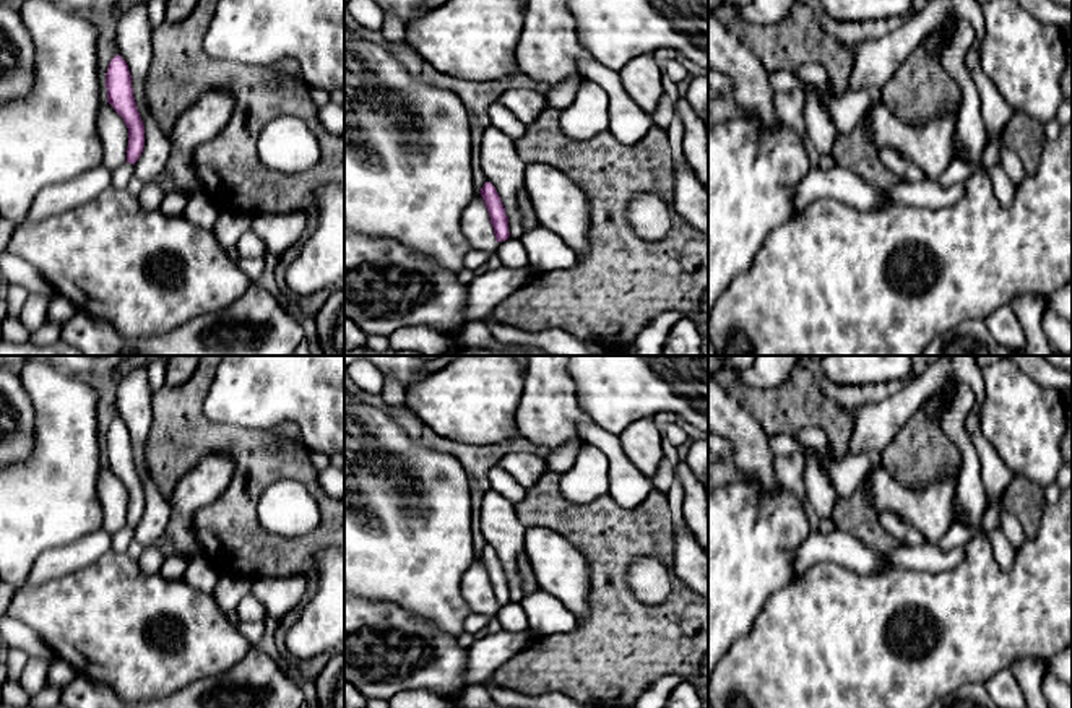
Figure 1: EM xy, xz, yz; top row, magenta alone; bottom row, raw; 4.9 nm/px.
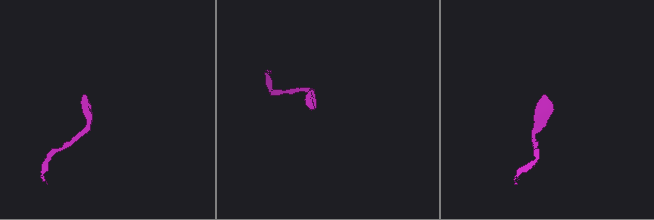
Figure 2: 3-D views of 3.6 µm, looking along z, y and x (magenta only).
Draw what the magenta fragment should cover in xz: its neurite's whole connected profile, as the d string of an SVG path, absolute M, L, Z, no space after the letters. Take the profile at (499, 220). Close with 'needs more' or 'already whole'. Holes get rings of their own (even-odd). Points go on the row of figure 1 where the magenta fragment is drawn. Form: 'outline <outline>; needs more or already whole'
outline M489 127L481 138L481 169L486 183L481 196L489 211L497 242L520 239L523 231L518 195L525 183L525 162L515 151L515 141Z; needs more

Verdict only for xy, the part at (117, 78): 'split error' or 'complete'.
split error

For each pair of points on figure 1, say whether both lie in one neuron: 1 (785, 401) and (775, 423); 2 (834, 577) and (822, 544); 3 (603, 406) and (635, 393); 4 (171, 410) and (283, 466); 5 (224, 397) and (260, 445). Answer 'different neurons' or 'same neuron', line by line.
1: same neuron
2: different neurons
3: same neuron
4: same neuron
5: different neurons

